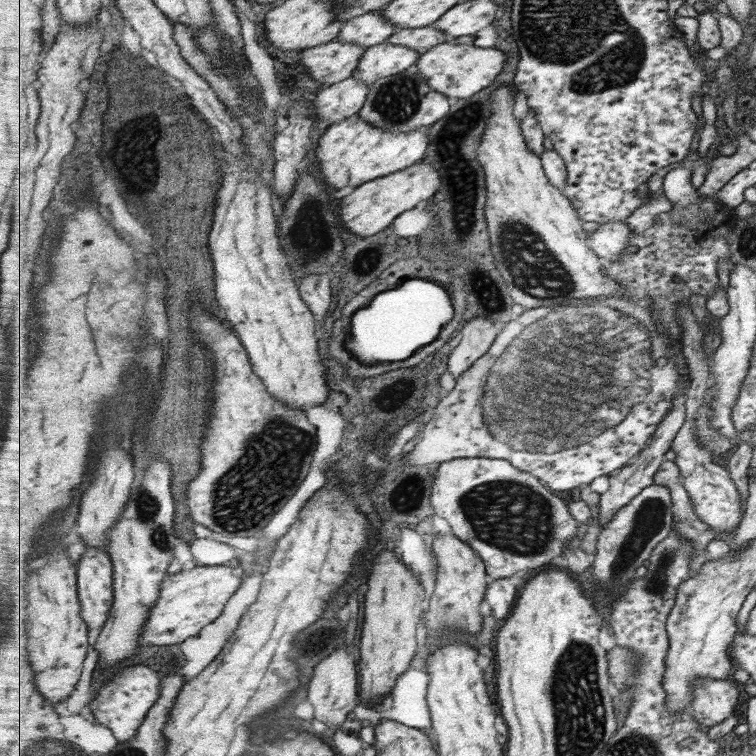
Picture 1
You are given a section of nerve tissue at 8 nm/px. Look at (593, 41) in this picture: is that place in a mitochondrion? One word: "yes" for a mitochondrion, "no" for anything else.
yes

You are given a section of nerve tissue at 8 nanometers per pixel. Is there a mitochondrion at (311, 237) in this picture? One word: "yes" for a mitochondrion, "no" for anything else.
yes

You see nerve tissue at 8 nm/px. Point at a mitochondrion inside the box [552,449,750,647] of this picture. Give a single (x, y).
(648, 520)

